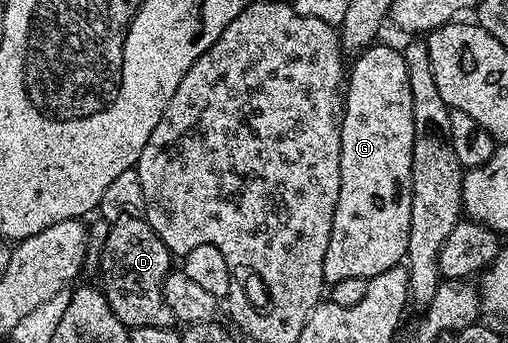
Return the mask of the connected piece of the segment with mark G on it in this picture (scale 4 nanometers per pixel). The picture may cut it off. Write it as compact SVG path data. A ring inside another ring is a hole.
M373 43L363 50L346 73L340 123L340 190L324 260L324 280L328 283L355 277L377 277L401 264L408 251L414 143L410 75L406 75L403 52L380 44Z

